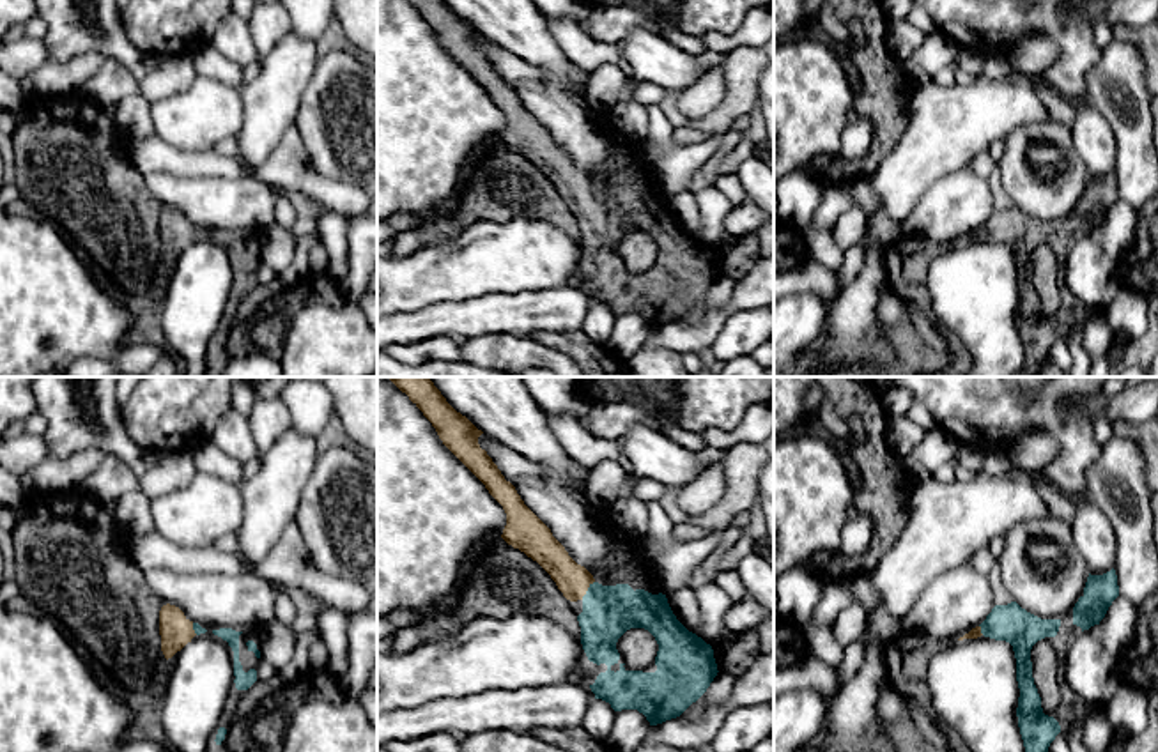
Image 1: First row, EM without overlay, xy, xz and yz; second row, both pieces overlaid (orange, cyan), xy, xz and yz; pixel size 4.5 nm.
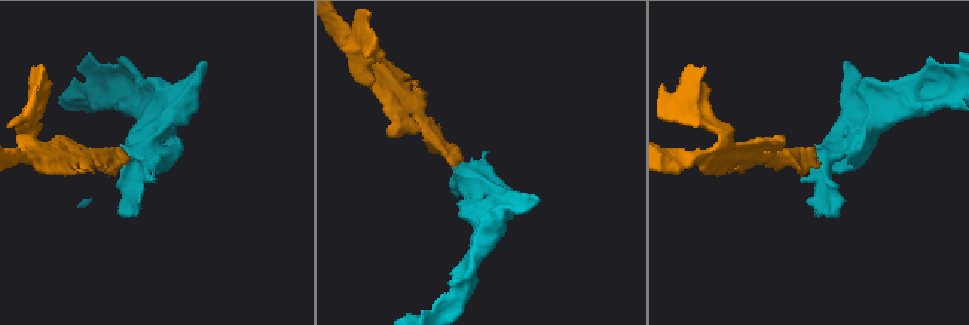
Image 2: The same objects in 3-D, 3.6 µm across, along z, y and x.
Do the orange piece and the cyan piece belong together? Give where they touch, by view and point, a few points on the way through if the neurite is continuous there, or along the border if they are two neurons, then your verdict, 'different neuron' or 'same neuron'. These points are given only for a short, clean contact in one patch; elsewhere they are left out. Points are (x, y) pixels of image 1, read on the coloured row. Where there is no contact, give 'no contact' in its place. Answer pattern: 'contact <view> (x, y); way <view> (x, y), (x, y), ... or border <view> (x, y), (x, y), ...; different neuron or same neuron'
contact xz (586, 590); way xz (572, 579), (586, 590), (608, 611); same neuron

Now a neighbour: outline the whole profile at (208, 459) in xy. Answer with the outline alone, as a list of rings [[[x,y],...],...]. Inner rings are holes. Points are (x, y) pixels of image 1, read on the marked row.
[[[211,441],[202,442],[191,455],[198,472],[212,474],[235,485],[244,483],[244,464],[225,455]]]

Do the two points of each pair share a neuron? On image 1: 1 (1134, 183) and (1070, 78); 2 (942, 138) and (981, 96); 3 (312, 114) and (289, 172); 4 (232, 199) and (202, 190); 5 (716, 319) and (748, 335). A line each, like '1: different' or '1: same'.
1: different
2: same
3: different
4: same
5: different

